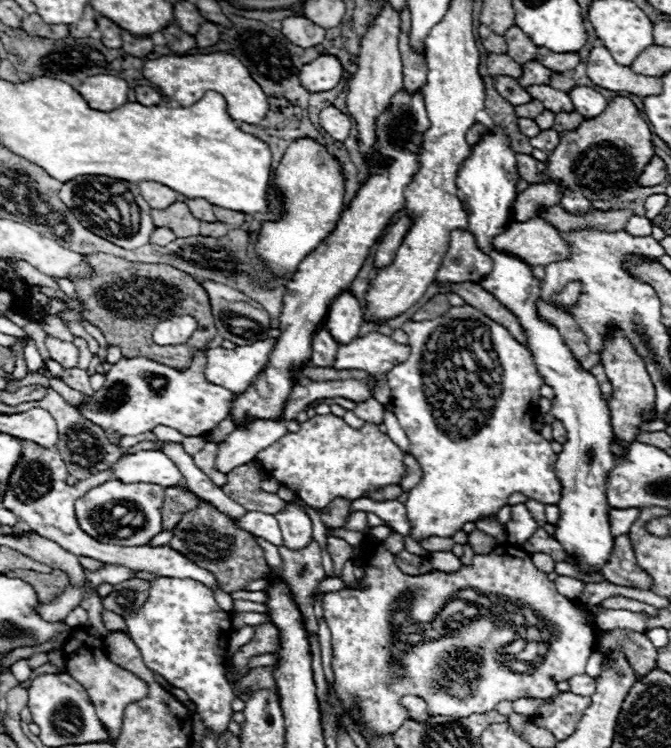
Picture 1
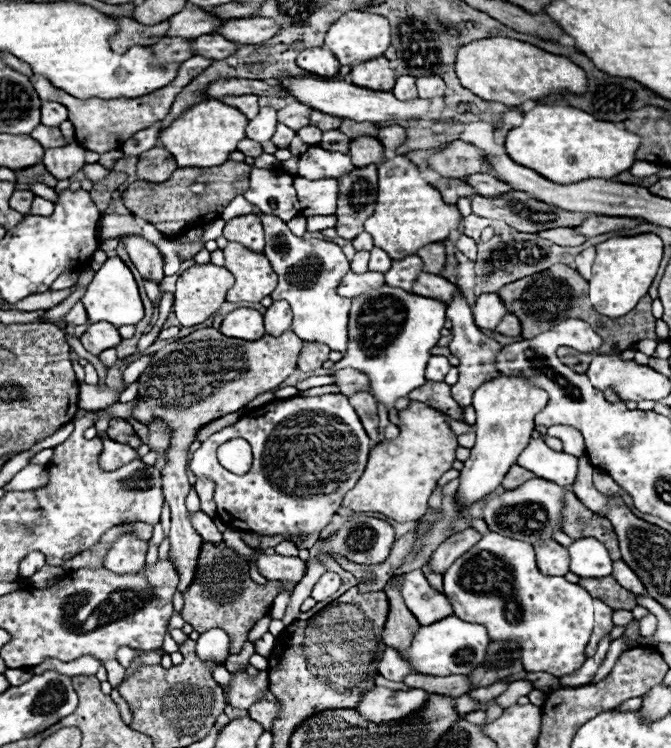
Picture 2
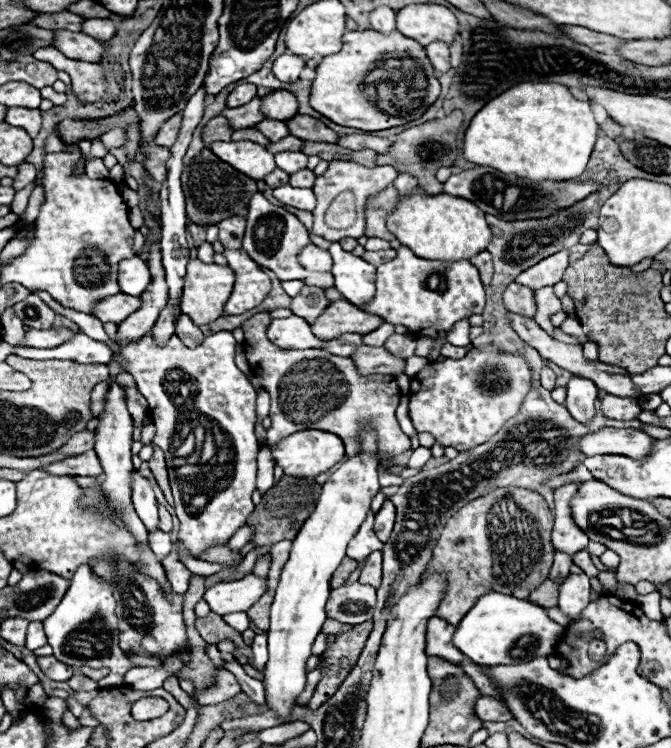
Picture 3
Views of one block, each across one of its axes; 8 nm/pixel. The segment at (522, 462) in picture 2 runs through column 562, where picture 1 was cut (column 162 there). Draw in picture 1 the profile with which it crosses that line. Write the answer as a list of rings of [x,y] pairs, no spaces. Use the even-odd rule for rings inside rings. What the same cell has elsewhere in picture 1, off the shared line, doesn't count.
[[[140,450],[134,454],[124,454],[118,462],[112,464],[112,472],[114,478],[122,480],[124,484],[150,482],[168,488],[176,486],[182,480],[182,474],[174,466],[174,462],[158,450]]]

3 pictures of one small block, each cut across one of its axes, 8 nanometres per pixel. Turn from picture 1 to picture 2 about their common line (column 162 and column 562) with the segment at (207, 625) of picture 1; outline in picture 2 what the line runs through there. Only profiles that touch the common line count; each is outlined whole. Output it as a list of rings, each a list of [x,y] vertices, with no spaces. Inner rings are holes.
[[[489,532],[464,556],[460,556],[444,572],[444,594],[452,602],[454,616],[464,622],[484,624],[492,642],[514,640],[520,642],[520,660],[526,672],[548,672],[556,678],[570,676],[586,662],[586,644],[594,626],[592,596],[578,584],[568,582],[560,576],[544,576],[536,568],[534,548],[528,542],[506,538],[502,534]]]

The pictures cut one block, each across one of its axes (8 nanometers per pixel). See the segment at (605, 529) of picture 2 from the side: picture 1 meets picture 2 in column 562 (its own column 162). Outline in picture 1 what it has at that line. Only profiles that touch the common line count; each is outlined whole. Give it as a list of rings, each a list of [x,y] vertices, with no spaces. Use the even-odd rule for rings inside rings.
[[[182,486],[166,488],[164,506],[162,506],[162,528],[172,530],[184,512],[198,506],[198,498],[192,492],[186,492]]]

